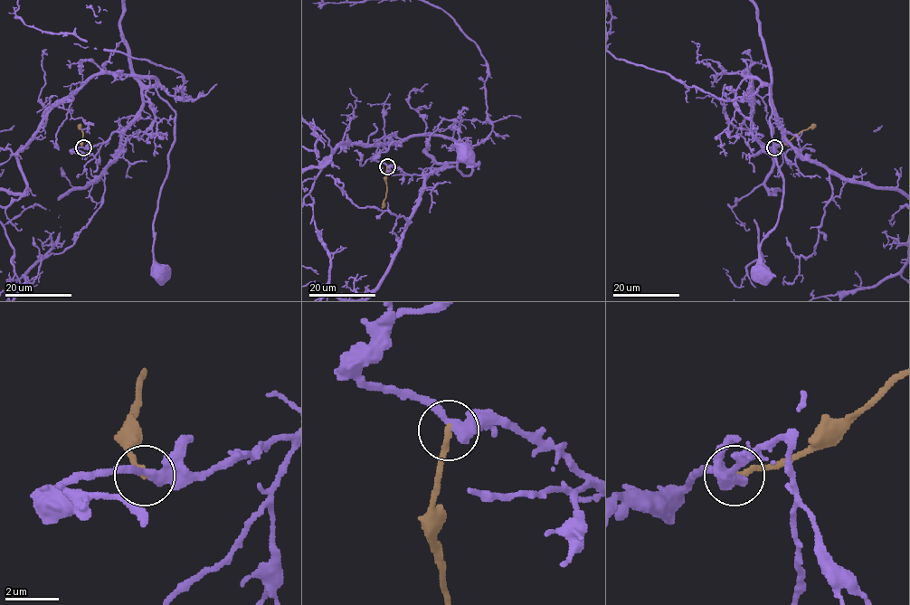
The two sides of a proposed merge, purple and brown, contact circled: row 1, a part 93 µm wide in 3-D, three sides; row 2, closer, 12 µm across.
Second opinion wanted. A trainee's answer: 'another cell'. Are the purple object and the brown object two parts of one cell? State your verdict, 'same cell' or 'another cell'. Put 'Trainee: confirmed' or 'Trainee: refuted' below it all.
another cell
Trainee: confirmed

